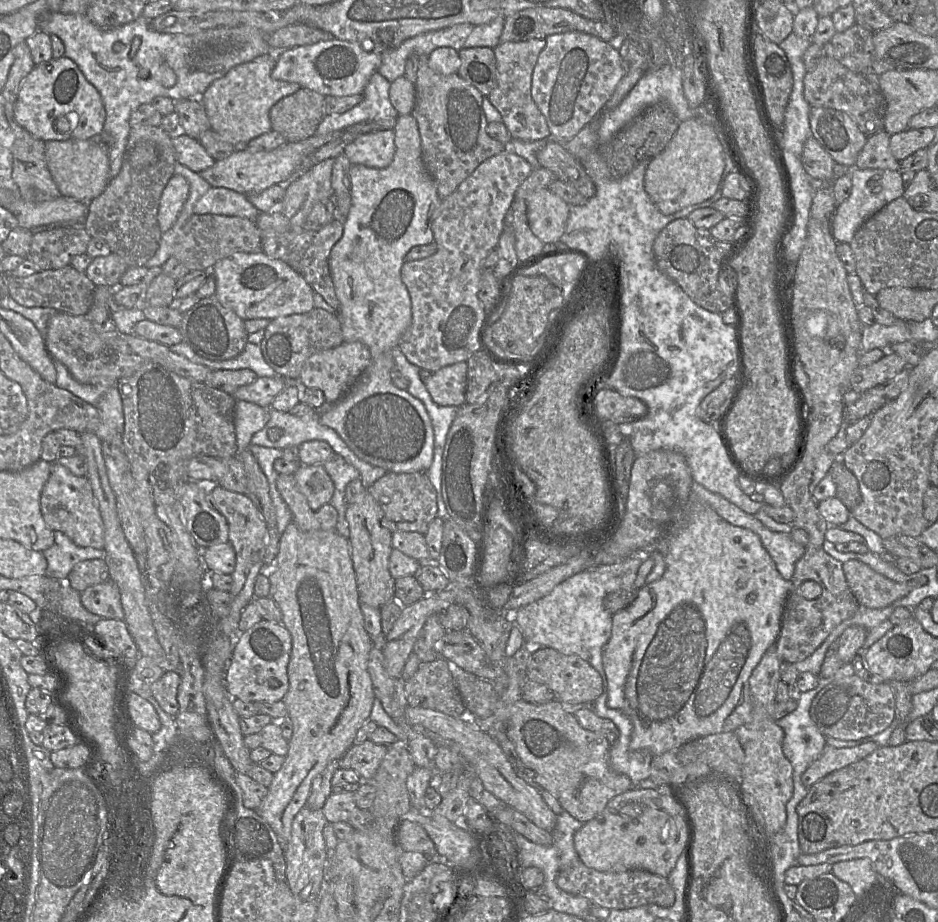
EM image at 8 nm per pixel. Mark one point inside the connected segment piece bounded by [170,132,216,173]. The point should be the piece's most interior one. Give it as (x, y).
(190, 153)

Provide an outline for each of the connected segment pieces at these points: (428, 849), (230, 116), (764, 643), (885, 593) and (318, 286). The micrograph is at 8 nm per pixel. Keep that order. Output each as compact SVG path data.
M402 819L397 825L396 841L402 851L420 852L426 857L437 854L435 844L425 829L409 819Z
M269 52L233 67L223 77L216 79L199 98L211 130L236 149L243 148L250 140L269 132L271 107L301 88L298 83L274 80L271 77L276 57L275 52Z
M688 500L673 524L662 532L656 550L664 556L666 569L658 580L638 590L636 599L625 609L613 614L611 637L603 650L603 666L608 682L607 705L624 713L633 724L631 751L649 751L653 756L676 749L692 740L712 734L735 731L752 720L753 701L749 677L765 652L776 643L791 580L785 580L776 568L760 537L753 531L734 526L720 517L709 505Z
M858 560L843 563L847 584L860 606L882 609L908 595L914 588L890 580Z
M333 219L318 230L304 227L285 232L274 229L259 229L261 251L271 259L281 260L300 274L304 280L335 310L339 309L339 301L335 293L329 269L330 252L343 234L343 224Z

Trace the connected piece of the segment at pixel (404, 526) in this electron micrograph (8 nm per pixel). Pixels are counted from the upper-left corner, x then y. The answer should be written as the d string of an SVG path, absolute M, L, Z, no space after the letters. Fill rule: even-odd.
M386 472L367 489L382 510L382 525L392 533L406 531L425 535L430 522L437 517L436 490L425 472Z

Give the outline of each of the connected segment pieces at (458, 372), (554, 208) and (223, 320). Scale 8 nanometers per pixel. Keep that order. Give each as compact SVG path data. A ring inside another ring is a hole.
M458 362L432 373L426 388L439 406L460 407L465 404L467 363Z
M547 187L531 192L526 205L533 234L544 244L559 241L565 231L569 205Z
M215 295L200 299L186 311L178 329L182 342L200 357L211 361L235 358L244 350L248 342L244 321L234 311L221 305Z

